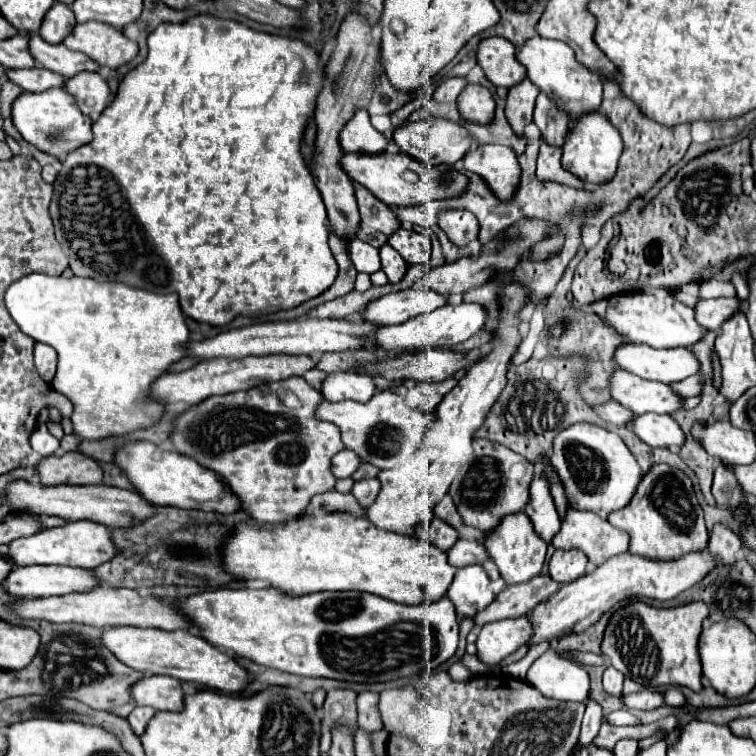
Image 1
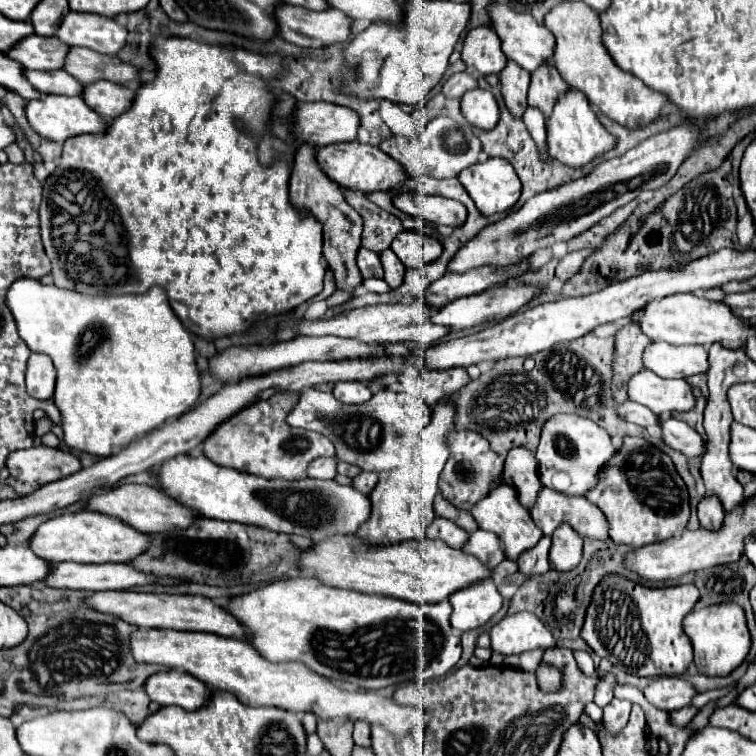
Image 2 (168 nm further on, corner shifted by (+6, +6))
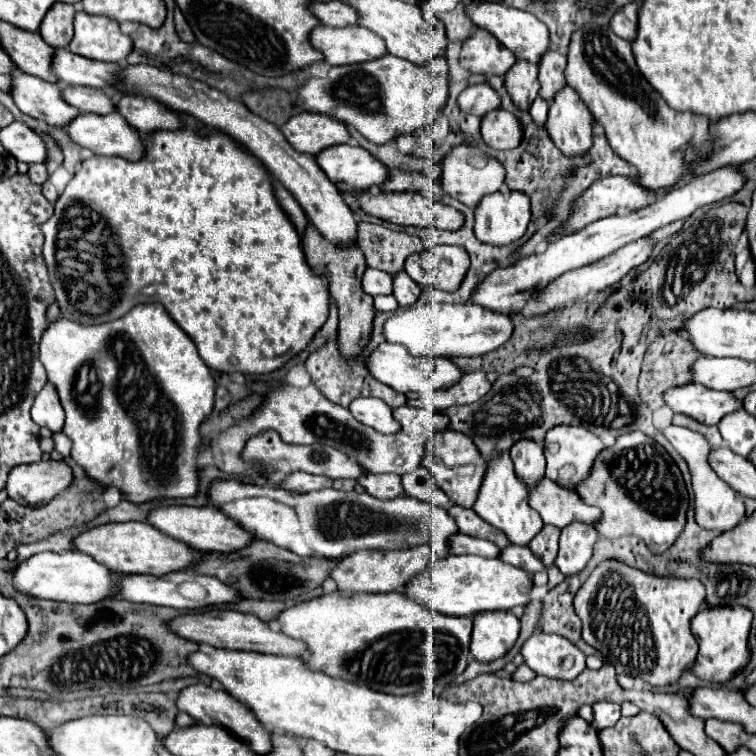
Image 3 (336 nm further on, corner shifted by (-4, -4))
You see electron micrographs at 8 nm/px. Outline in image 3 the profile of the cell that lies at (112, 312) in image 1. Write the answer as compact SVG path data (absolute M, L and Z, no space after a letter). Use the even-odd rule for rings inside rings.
M138 304L128 316L100 326L82 326L60 318L44 330L40 362L66 412L64 434L72 440L70 456L84 468L90 480L104 488L118 488L132 504L198 494L200 466L196 460L202 450L200 426L214 410L216 384L188 334L172 324L172 318L160 304Z

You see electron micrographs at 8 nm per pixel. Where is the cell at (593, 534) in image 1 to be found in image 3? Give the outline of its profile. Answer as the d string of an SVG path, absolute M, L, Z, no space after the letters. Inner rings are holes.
M542 478L534 488L530 488L528 504L540 514L544 524L558 528L564 528L576 520L594 524L600 518L600 510L596 506L586 504L580 496L576 496L576 492L560 488L548 478Z

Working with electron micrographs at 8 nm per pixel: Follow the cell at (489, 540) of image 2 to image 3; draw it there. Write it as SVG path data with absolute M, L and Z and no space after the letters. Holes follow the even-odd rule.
M510 544L508 548L502 550L502 556L500 556L504 562L516 566L516 568L524 568L526 572L542 572L546 570L544 562L540 560L540 556L536 556L528 546L514 546Z

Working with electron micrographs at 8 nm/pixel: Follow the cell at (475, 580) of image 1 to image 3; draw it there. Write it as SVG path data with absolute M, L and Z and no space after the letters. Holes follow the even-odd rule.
M480 612L480 616L474 616L470 654L474 660L490 664L516 644L518 634L520 620L512 612Z

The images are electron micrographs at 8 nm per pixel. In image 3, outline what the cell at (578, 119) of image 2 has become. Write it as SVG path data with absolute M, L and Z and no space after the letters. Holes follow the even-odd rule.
M572 86L552 98L546 132L566 156L582 156L592 146L592 114Z

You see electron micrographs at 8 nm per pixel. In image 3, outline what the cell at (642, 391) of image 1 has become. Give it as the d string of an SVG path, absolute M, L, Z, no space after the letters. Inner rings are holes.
M686 384L666 392L666 404L680 414L686 414L706 426L718 424L726 414L732 414L742 408L732 392L712 390L702 384Z

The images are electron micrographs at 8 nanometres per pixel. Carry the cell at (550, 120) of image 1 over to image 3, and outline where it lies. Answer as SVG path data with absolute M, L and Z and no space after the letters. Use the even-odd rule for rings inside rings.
M546 50L540 56L538 68L540 68L540 96L544 96L546 102L552 102L552 94L566 86L564 80L566 56L556 50Z

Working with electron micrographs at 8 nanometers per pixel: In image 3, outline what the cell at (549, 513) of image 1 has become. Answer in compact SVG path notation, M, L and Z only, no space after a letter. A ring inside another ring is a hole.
M518 440L510 448L510 458L514 462L516 476L520 480L524 480L528 484L528 488L532 488L544 476L546 460L544 460L542 446L538 442L534 442L534 440Z

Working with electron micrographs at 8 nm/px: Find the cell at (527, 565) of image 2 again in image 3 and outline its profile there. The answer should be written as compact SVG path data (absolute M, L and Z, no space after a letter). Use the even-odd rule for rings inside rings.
M544 524L542 530L540 530L540 534L536 534L530 540L528 546L538 556L544 556L544 564L552 566L554 564L554 558L556 558L556 548L558 548L558 536L560 536L560 528L550 526L550 524Z

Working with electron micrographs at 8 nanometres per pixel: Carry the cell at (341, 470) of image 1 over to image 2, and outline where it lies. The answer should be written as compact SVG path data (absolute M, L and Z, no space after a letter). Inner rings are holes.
M332 456L332 458L318 458L314 462L310 462L310 470L308 470L308 476L310 478L334 478L336 476L336 464L338 460Z

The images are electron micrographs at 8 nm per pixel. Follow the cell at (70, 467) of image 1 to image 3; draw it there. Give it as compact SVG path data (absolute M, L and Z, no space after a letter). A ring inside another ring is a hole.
M36 462L12 468L6 482L8 498L24 506L40 506L64 492L72 482L72 470L66 462Z

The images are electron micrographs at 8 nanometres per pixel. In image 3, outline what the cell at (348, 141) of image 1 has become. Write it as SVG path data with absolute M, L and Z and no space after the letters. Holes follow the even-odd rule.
M300 112L288 118L284 124L284 136L294 150L316 156L328 146L346 144L350 132L342 122L332 120L330 116Z

